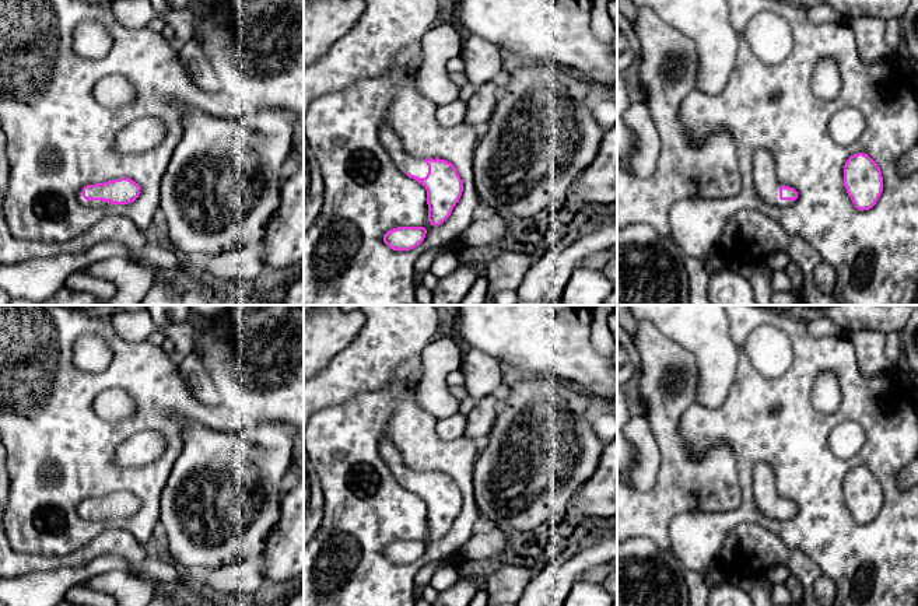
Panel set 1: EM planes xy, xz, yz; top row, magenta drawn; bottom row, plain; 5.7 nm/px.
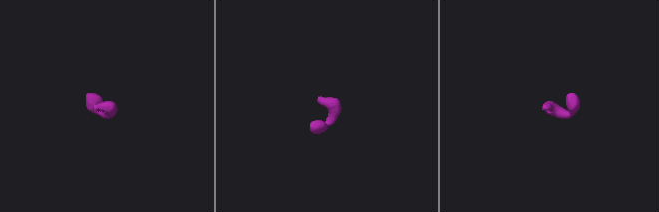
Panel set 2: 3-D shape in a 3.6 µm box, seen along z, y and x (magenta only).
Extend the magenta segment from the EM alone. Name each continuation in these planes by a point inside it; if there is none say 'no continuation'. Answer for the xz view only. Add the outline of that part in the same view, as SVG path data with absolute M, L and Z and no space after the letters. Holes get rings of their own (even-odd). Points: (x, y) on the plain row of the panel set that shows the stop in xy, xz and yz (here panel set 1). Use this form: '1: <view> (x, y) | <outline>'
1: xz (389, 452) | M385 437L379 442L379 453L388 463L392 474L406 487L411 487L417 491L425 491L428 487L428 479L423 472L413 472L403 465L399 449L392 441Z

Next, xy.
1: xy (90, 517) | M83 502L78 504L77 507L77 515L83 519L87 519L87 521L106 521L111 518L111 515L102 515L102 514L85 514L83 511Z

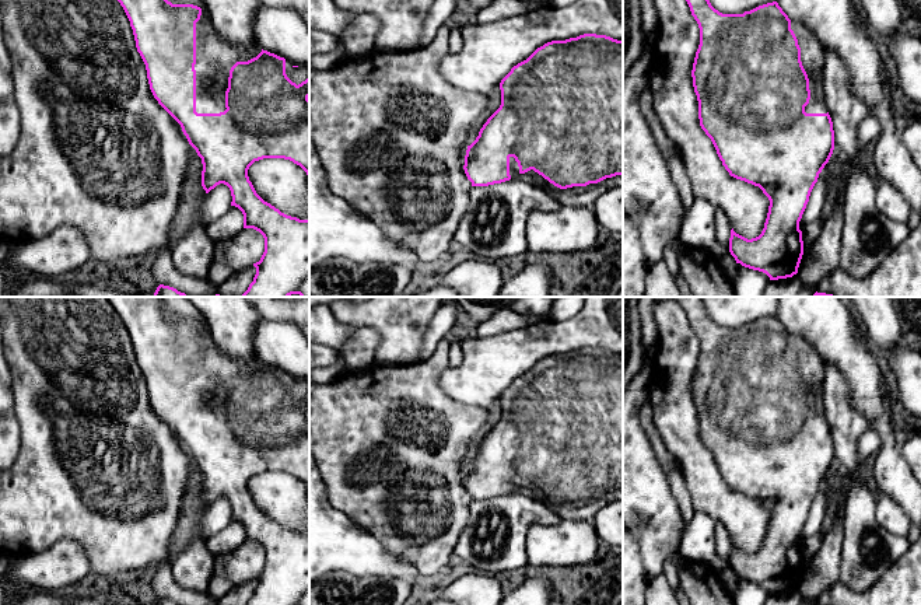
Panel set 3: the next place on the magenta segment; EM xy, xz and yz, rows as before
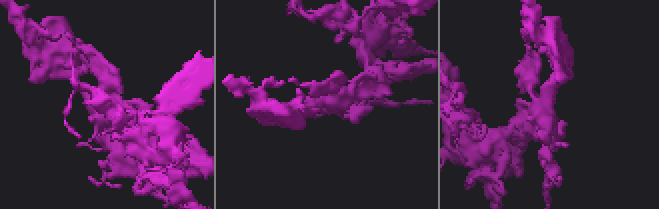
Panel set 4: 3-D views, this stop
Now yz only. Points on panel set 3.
1: yz (812, 369) | M791 333L798 359L801 361L801 375L809 392L810 413L805 420L806 427L827 427L829 422L823 409L822 387L824 382L824 363L813 345L801 335Z

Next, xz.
1: xz (585, 510) | M509 471L509 489L511 489L509 494L522 494L543 503L551 511L554 511L561 520L584 520L591 522L602 507L614 500L623 499L623 489L616 489L612 492L606 492L598 497L560 503L550 497L537 486L535 486L533 483L521 487L518 476L515 475L514 471Z

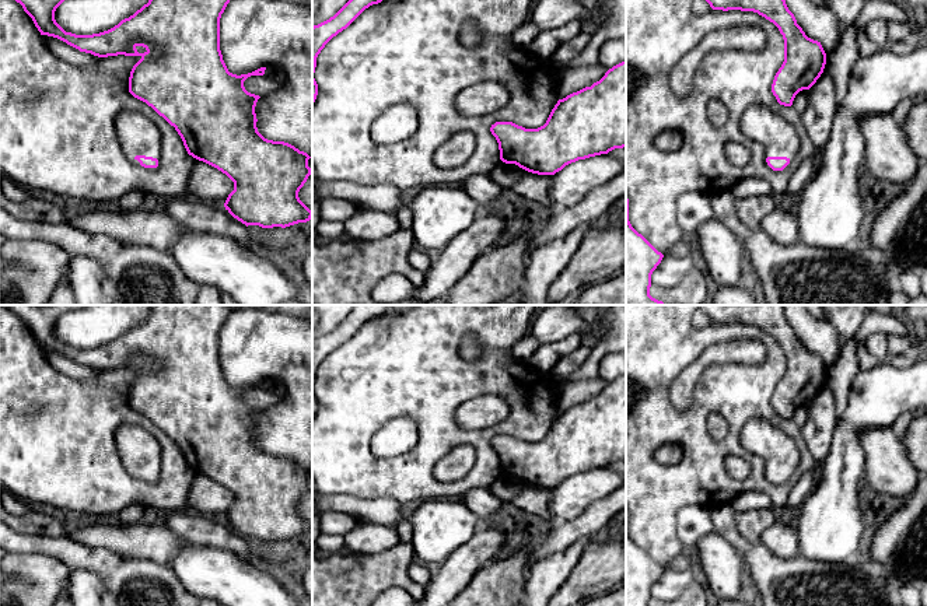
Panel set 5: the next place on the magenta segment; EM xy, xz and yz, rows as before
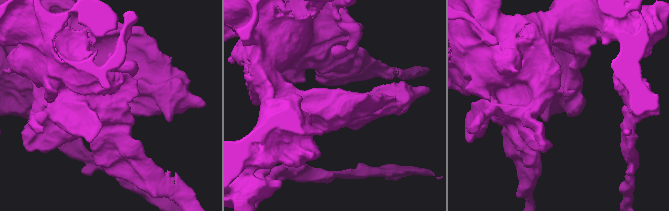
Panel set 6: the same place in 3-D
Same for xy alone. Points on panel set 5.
1: xy (137, 448) | M120 424L115 442L125 469L136 479L136 469L161 470L161 446L157 438L136 424Z

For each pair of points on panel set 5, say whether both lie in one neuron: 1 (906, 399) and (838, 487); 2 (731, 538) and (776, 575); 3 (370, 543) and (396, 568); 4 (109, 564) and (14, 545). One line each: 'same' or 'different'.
1: same
2: same
3: different
4: same

